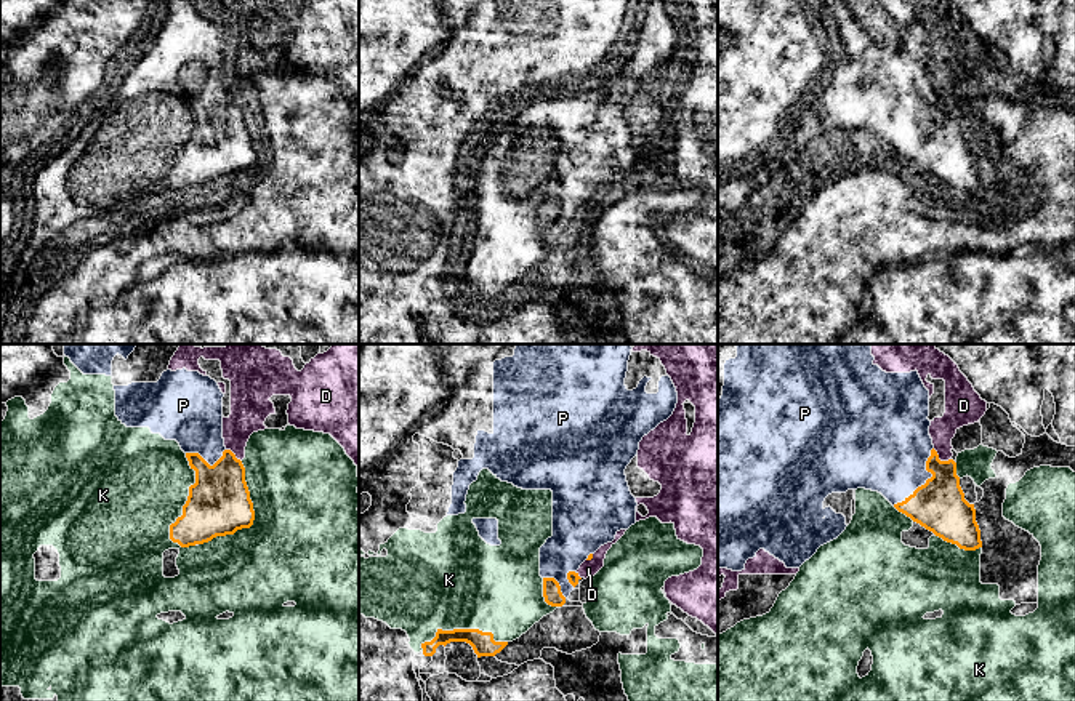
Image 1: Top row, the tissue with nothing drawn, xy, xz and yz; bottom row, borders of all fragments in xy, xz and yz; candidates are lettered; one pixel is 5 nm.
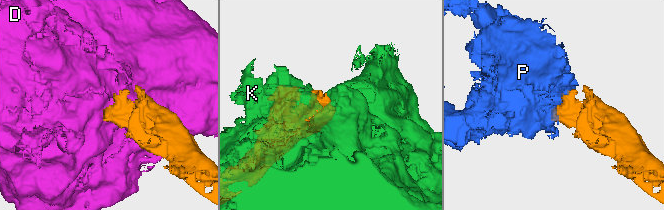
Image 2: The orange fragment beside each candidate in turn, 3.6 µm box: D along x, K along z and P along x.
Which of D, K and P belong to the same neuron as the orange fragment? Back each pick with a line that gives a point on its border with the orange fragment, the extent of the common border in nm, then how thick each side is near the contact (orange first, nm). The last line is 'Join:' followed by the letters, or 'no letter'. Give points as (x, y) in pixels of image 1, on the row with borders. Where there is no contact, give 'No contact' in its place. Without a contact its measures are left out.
P: Touches orange at yz (926, 480). Shared border 360 nm. Thickness 260 nm (orange) against 420 nm
Join: P

